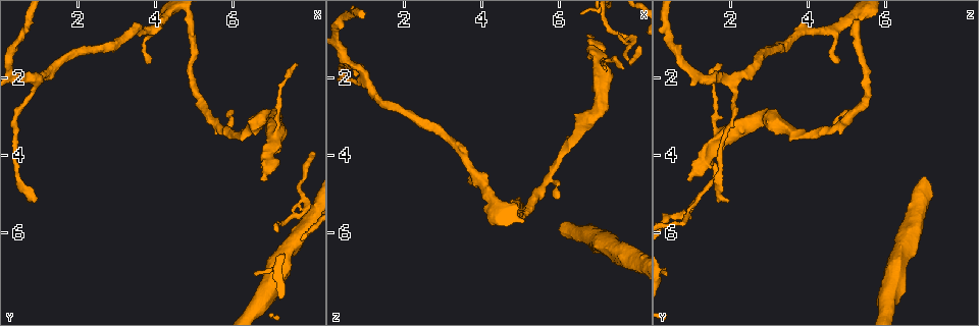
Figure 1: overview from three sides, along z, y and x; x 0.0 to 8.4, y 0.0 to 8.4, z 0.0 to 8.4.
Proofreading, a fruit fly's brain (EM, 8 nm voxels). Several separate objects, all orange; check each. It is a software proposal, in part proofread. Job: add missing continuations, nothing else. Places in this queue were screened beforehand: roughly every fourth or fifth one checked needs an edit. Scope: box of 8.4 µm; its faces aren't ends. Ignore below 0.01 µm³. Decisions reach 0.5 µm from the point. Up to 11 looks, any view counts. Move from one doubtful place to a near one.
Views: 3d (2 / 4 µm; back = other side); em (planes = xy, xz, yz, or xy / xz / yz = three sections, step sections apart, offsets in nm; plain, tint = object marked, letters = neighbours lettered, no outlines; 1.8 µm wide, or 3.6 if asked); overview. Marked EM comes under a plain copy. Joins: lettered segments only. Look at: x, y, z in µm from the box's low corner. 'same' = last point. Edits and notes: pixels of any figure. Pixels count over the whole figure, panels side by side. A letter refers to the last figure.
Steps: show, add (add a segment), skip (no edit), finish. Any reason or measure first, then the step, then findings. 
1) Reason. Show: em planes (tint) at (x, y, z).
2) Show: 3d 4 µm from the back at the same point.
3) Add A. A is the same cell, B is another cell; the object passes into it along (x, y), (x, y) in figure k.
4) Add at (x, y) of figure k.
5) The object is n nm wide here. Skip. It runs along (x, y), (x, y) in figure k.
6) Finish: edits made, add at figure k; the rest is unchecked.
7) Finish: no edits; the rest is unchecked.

Two arms in line, one across. Show: em planes (tint) at (1.00, 2.00, 2.05).

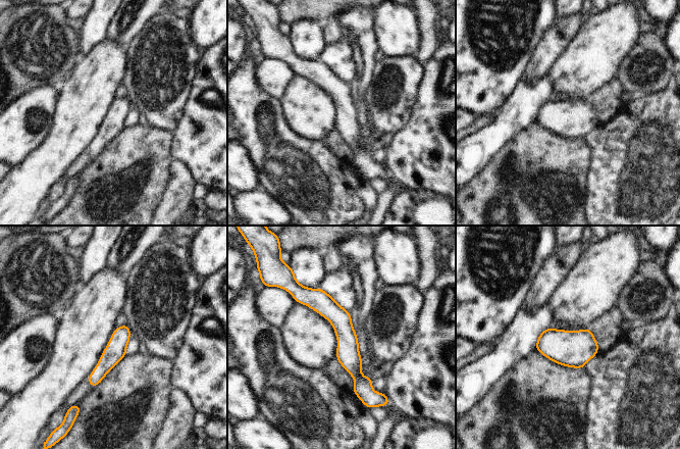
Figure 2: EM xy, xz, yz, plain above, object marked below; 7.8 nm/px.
What lies round it. Show: em planes (letters) at the same point.

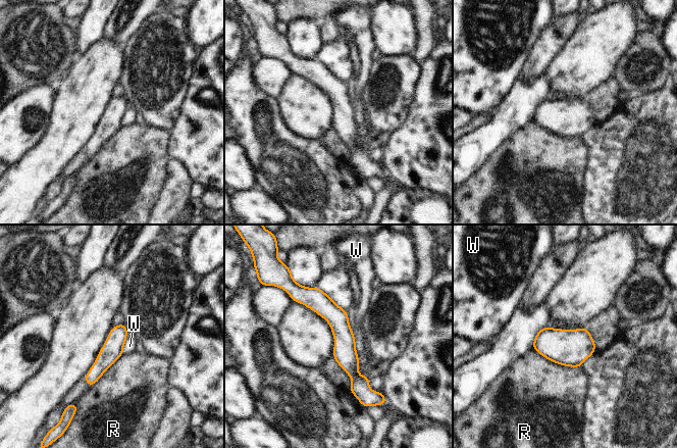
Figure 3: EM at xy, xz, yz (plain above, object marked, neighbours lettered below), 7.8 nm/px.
Skip. R and W are other cells; a border runs along (351, 329), (358, 371), (364, 377) in figure 3; no lettered segment goes on from it.

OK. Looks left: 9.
Free end. Show: em planes (letters) at (6.00, 2.80, 5.05).

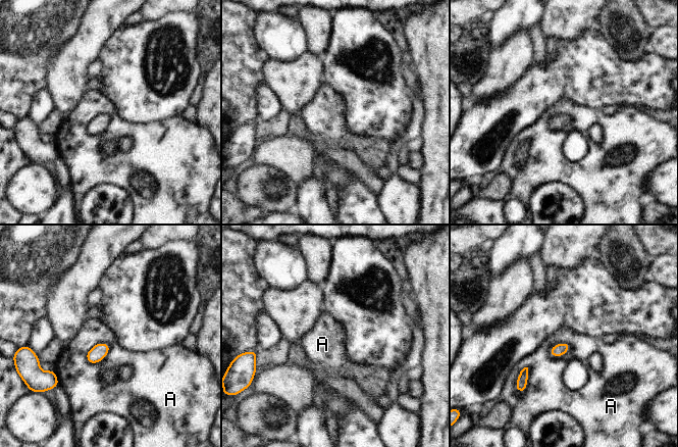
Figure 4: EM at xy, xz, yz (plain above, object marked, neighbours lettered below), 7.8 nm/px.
The object is 100 nm wide here. Skip. A is another cell; a border runs along (110, 345), (96, 343), (86, 360) in figure 4; no lettered segment goes on from it.

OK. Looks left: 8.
Free end. Show: em planes (letters) at (6.75, 4.70, 0.95).

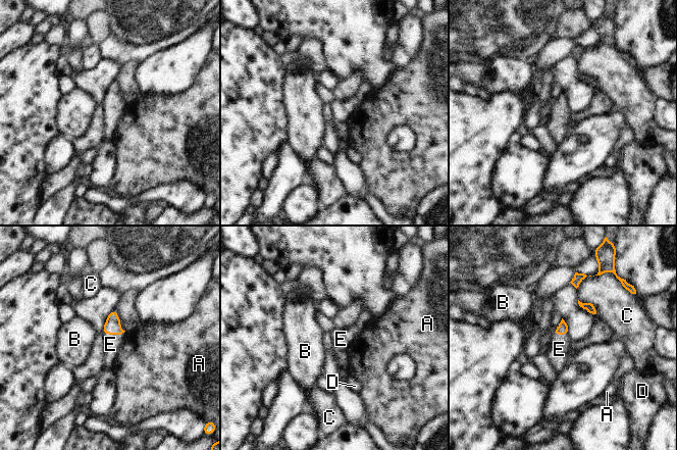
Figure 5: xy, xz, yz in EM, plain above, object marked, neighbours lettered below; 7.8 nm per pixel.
Add E. E is the same cell, A, B, C and D are other cells; the object passes into it along (112, 327), (113, 334), (110, 344) in figure 5; it goes on there.

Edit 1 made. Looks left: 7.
Tapers out. Show: 3d 2 µm at (0.75, 5.20, 1.95).

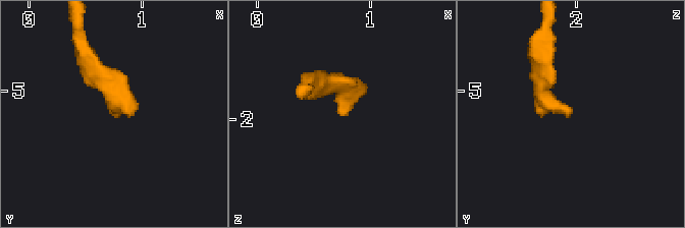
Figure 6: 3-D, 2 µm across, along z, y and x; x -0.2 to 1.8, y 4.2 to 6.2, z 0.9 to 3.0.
Now the EM. Show: em planes (letters) at (0.80, 5.20, 1.96).

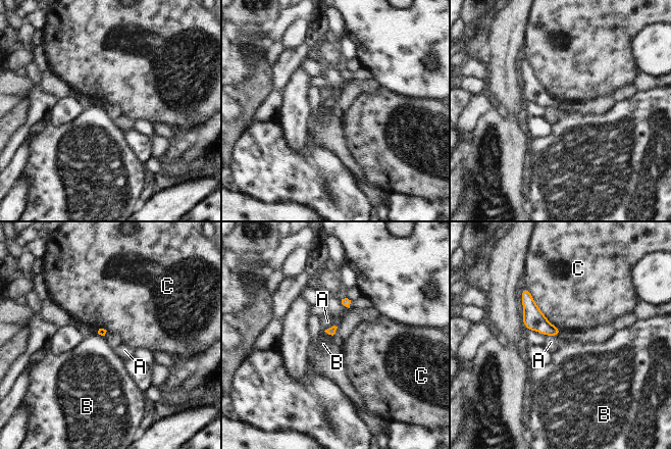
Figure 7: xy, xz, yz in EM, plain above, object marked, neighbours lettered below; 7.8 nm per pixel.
Skip. A, B and C are other cells; a border runs along (323, 331), (332, 336) in figure 7; none of them fits.

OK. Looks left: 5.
Finish: edits made, add at figure 5; the rest is unchecked.

